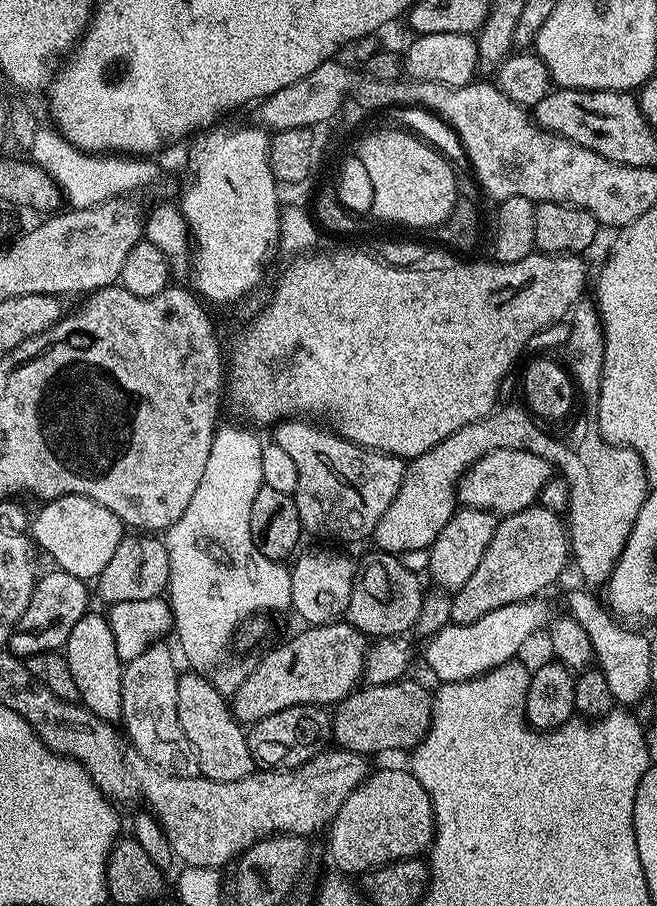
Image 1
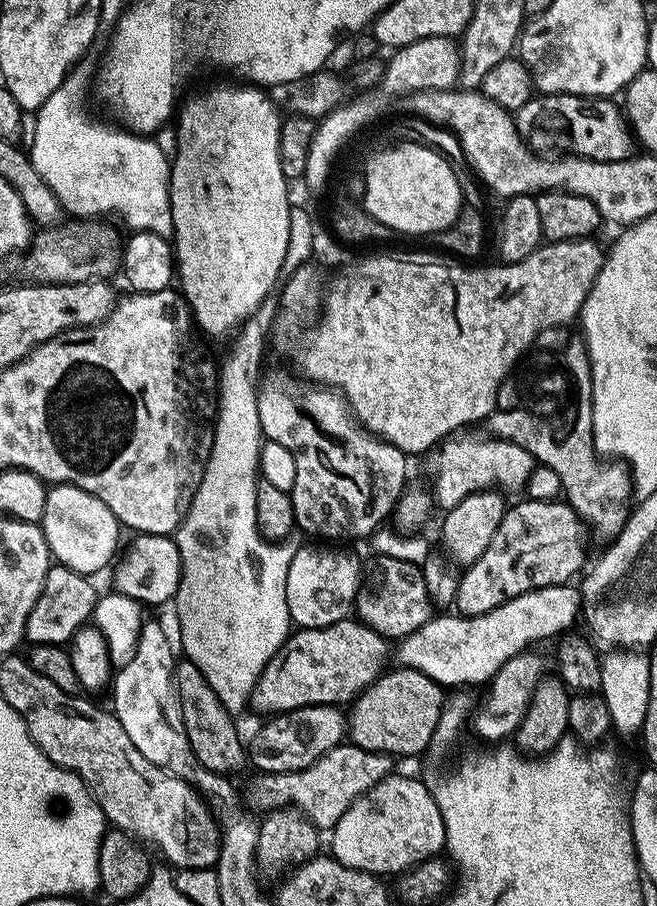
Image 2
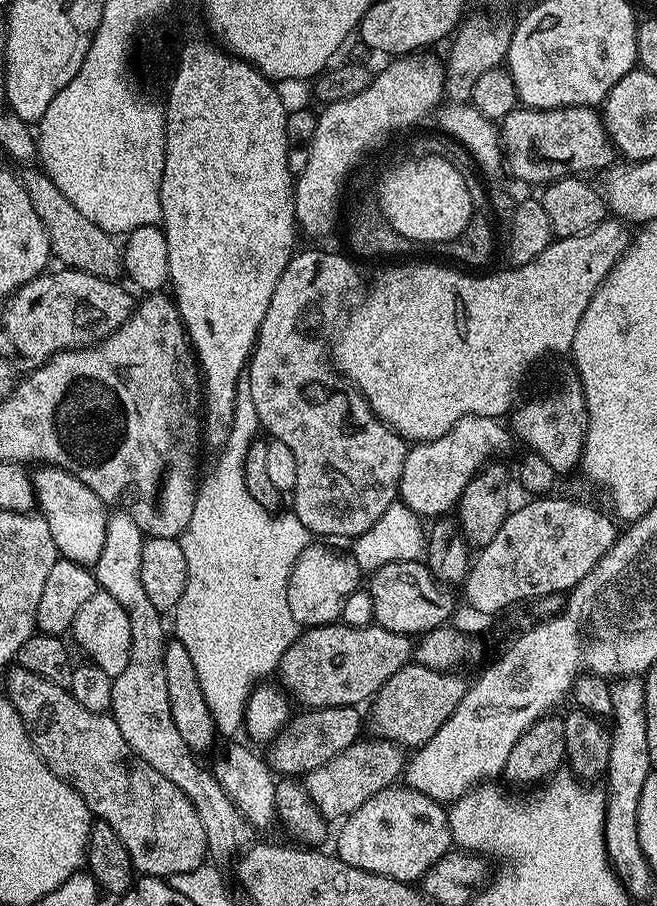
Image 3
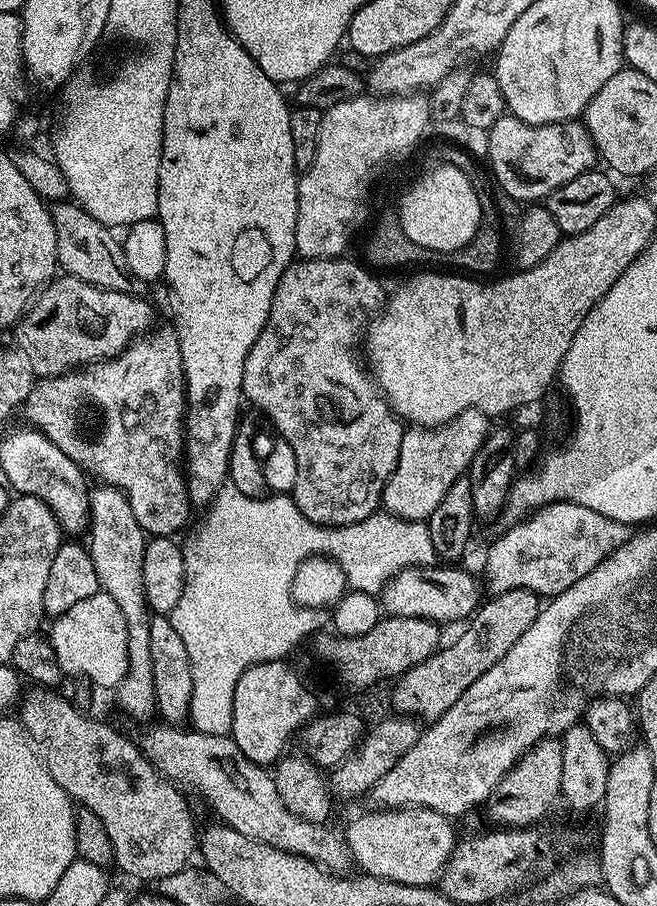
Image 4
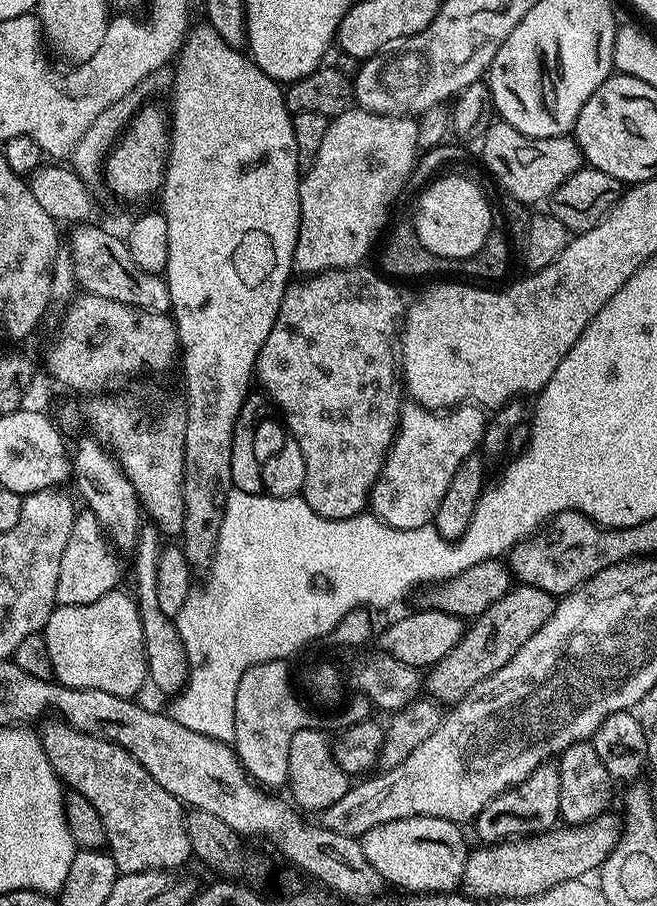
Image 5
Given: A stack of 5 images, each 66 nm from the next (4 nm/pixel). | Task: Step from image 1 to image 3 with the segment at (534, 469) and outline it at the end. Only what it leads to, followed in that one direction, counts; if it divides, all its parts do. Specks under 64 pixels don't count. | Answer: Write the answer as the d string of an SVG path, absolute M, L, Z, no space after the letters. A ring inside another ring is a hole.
M467 416L462 418L442 438L416 442L409 447L400 479L399 503L421 518L440 518L457 507L460 496L473 476L493 459L492 456L504 444L506 428L499 419L491 416Z

